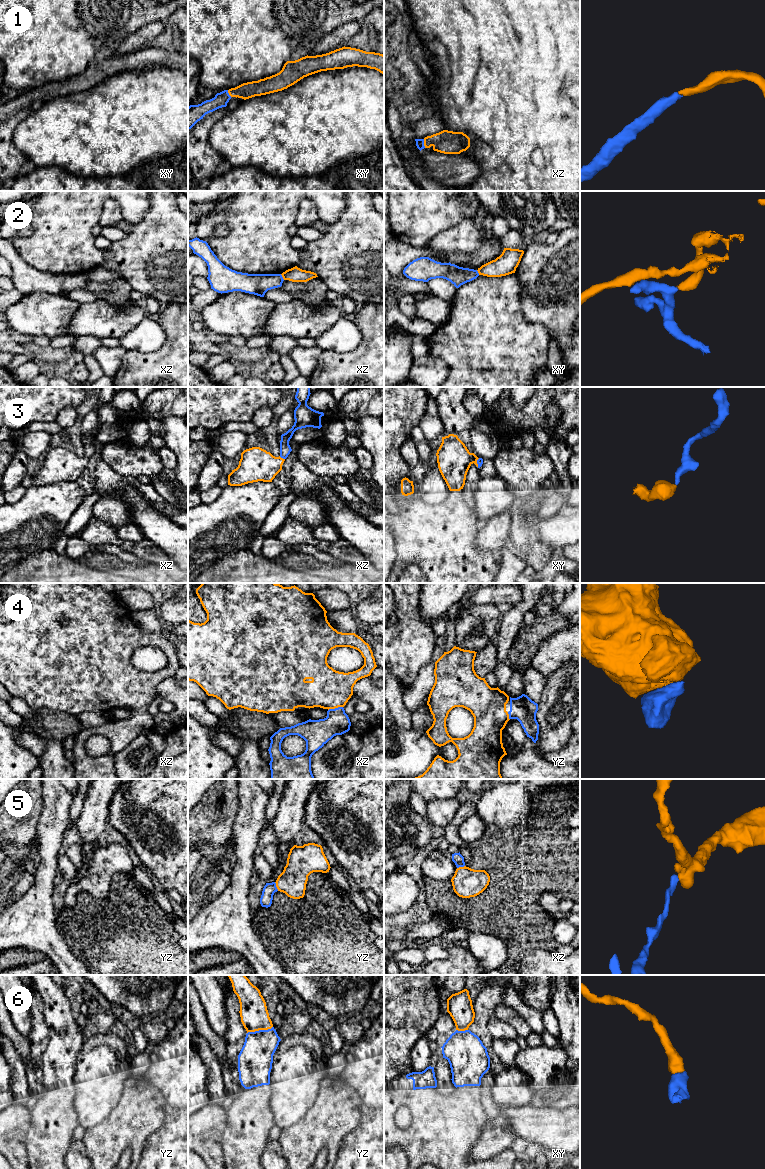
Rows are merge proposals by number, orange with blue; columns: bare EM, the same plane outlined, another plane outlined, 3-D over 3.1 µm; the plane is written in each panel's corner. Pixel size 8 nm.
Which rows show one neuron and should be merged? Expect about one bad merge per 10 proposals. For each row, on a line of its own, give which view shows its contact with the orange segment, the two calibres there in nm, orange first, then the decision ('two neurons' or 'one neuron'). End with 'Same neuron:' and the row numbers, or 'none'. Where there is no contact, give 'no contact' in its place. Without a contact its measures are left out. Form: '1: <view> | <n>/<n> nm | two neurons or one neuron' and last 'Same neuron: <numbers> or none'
1: xz | 190/60 nm | one neuron
2: xz | 120/180 nm | two neurons
3: xz | 280/90 nm | one neuron
4: xz | 320/200 nm | one neuron
5: yz | 220/100 nm | one neuron
6: yz | 220/280 nm | one neuron
Same neuron: 1, 3, 4, 5, 6

